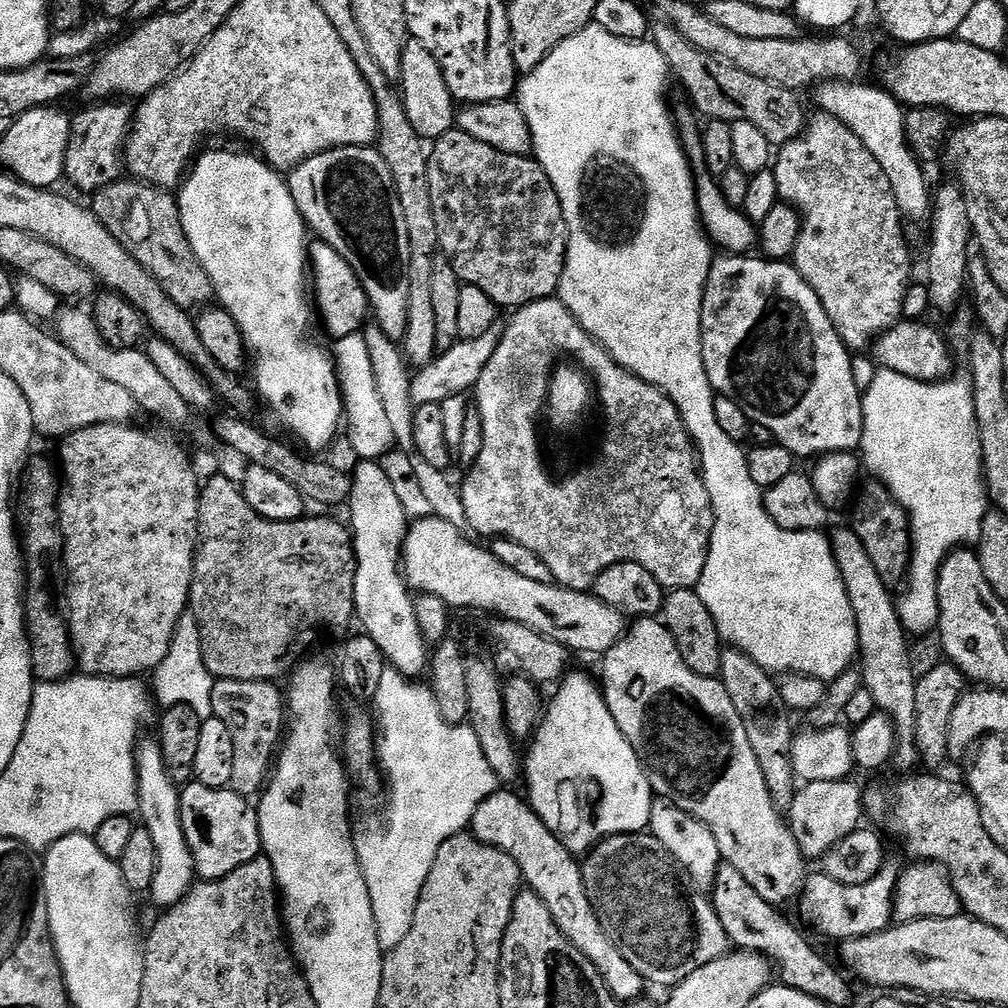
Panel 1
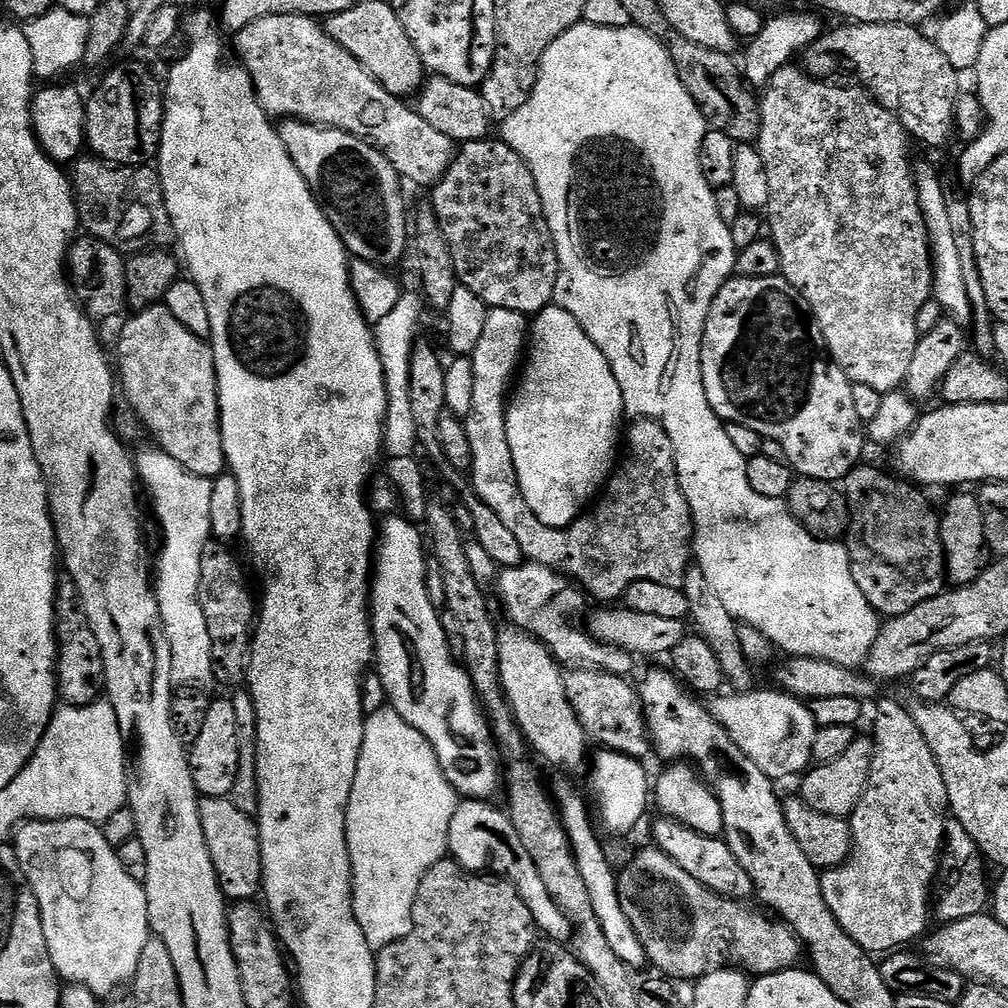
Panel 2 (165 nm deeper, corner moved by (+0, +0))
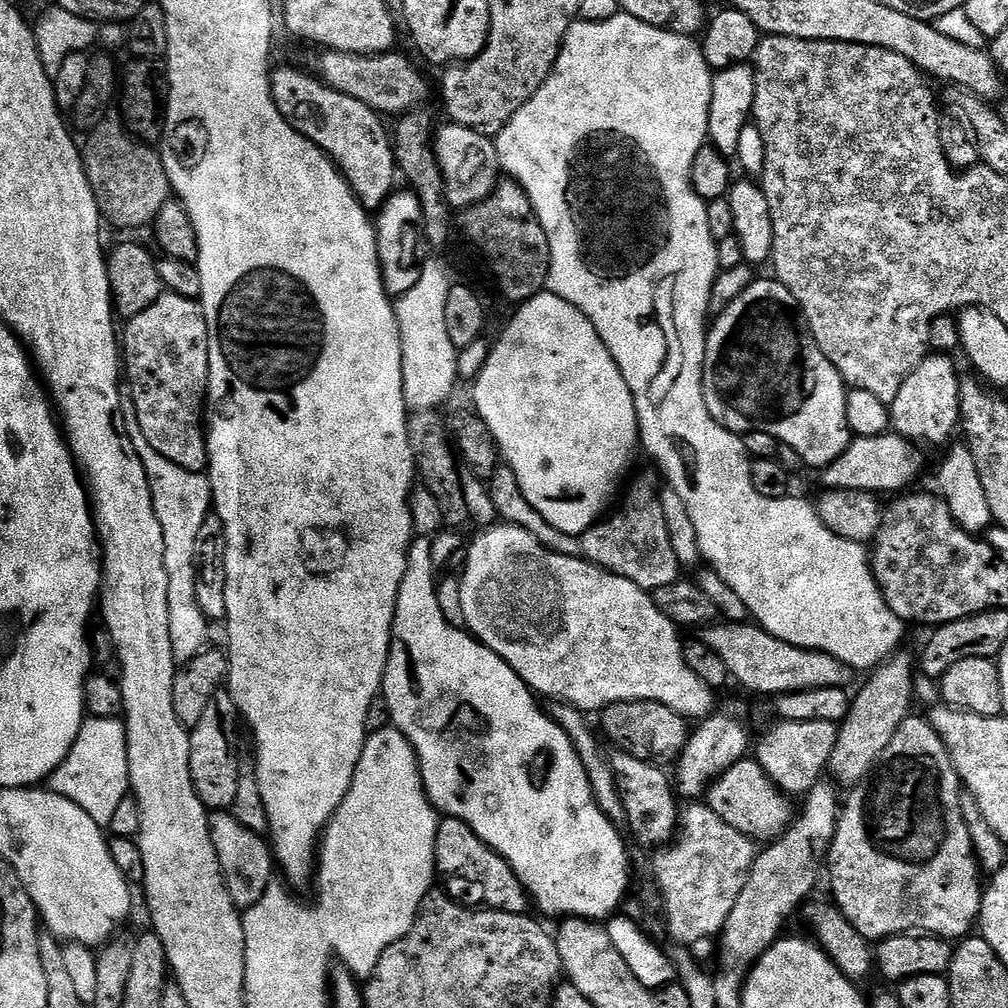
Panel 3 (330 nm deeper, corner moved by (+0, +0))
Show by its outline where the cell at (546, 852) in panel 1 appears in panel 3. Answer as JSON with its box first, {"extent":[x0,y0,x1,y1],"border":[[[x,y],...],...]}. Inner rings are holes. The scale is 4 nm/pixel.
{"extent":[436,818,530,916],"border":[[[444,818],[440,821],[436,835],[436,871],[442,880],[444,876],[443,891],[458,904],[483,905],[485,909],[493,912],[505,912],[519,916],[525,915],[529,911],[530,897],[524,887],[520,885],[520,879],[514,874],[514,870],[490,846],[486,846],[486,842],[482,842],[482,838],[478,838],[478,834],[474,834],[474,830],[470,830],[470,826],[466,826],[460,820]]]}

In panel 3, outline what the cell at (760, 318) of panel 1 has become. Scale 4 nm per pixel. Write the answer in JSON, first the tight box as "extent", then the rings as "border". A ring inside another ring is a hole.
{"extent":[704,278,854,470],"border":[[[775,278],[753,279],[752,285],[711,321],[704,351],[704,397],[712,417],[737,434],[765,432],[797,453],[809,468],[823,470],[848,449],[854,439],[847,422],[849,389],[835,366],[825,358],[808,331],[796,299]]]}

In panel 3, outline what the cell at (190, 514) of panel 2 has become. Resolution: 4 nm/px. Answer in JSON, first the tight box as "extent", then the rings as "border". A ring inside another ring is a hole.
{"extent":[122,406,213,665],"border":[[[130,406],[125,407],[122,412],[122,432],[146,470],[154,514],[158,518],[158,526],[162,526],[164,570],[168,579],[169,640],[173,661],[181,665],[187,660],[193,660],[199,652],[205,651],[209,643],[207,640],[210,622],[195,601],[195,562],[197,543],[204,532],[204,522],[209,519],[210,509],[213,507],[212,482],[204,472],[190,473],[162,458],[142,436],[136,411]]]}

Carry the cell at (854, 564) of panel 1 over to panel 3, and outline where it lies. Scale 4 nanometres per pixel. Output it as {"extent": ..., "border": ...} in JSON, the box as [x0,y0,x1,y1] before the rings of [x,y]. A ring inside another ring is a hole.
{"extent":[826,714,982,942],"border":[[[916,714],[909,715],[908,719],[898,726],[894,738],[890,738],[890,746],[882,750],[880,761],[872,769],[868,779],[847,793],[843,801],[840,818],[836,822],[836,833],[832,839],[831,846],[828,847],[828,858],[826,861],[826,880],[832,883],[832,896],[836,907],[841,915],[848,920],[850,926],[864,936],[869,942],[879,942],[890,939],[892,936],[911,936],[919,934],[921,937],[936,937],[947,942],[959,942],[973,931],[974,925],[980,918],[980,901],[982,899],[982,886],[978,884],[976,878],[976,868],[978,872],[978,860],[974,855],[974,832],[968,829],[968,824],[964,821],[964,812],[960,809],[960,796],[962,797],[962,785],[956,777],[956,772],[948,764],[948,752],[944,749],[944,744],[940,741],[940,736],[933,730],[925,719],[916,717]]]}

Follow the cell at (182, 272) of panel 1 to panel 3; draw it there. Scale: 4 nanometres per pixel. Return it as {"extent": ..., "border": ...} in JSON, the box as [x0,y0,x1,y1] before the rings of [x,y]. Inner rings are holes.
{"extent":[82,119,170,228],"border":[[[101,119],[100,125],[87,133],[85,144],[82,144],[82,161],[84,174],[88,180],[88,186],[96,199],[96,205],[100,208],[101,217],[108,220],[116,228],[144,228],[155,221],[158,210],[170,199],[168,179],[164,173],[164,167],[159,155],[152,152],[147,143],[137,142],[130,135],[127,128],[119,119]]]}

